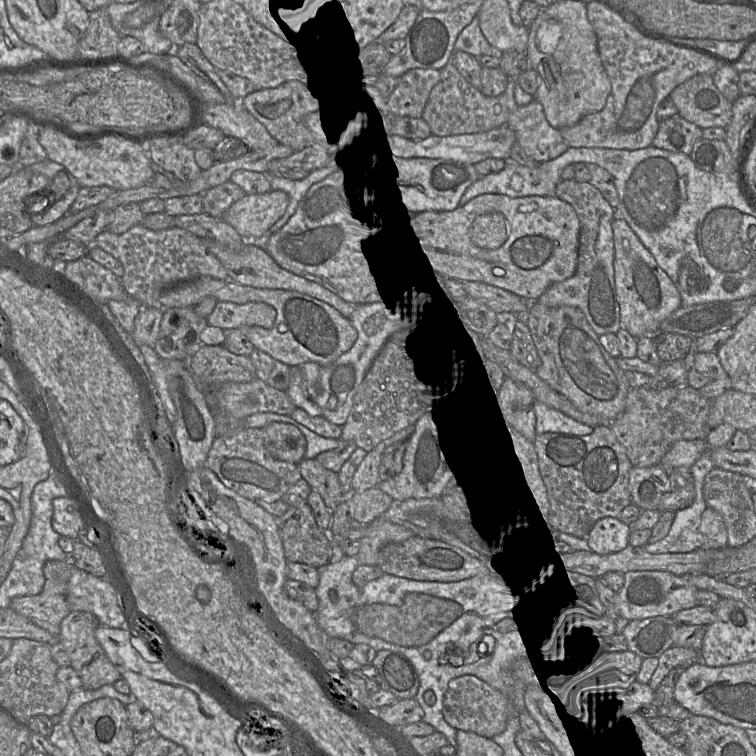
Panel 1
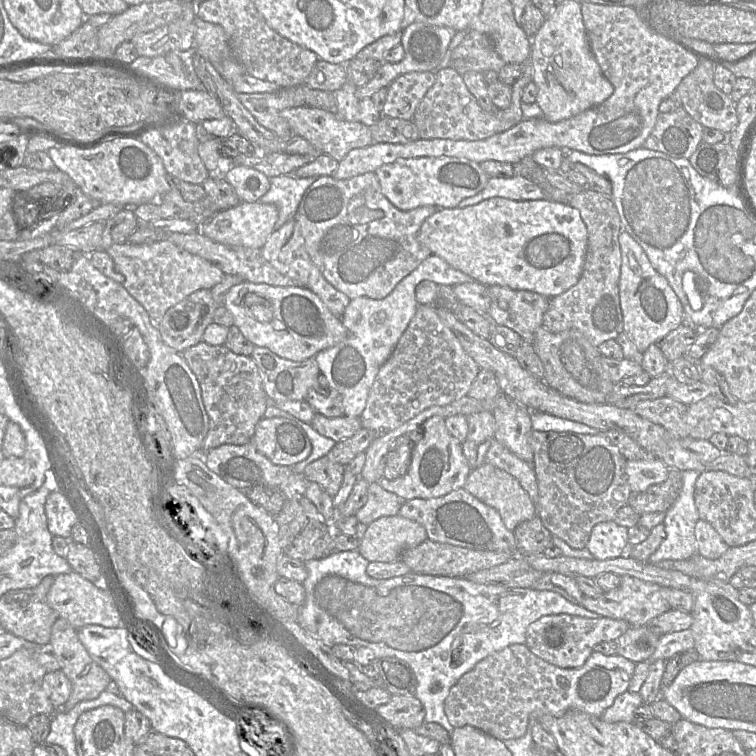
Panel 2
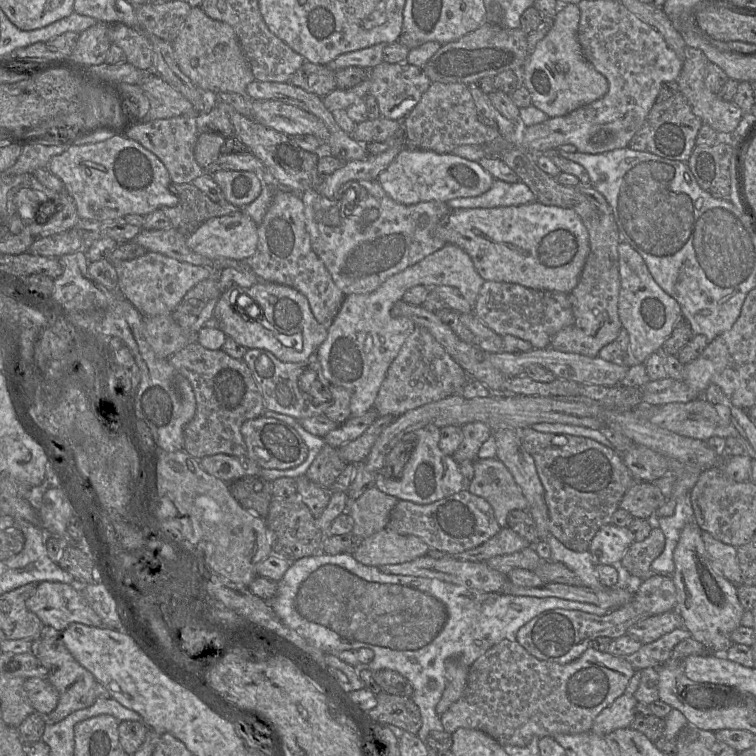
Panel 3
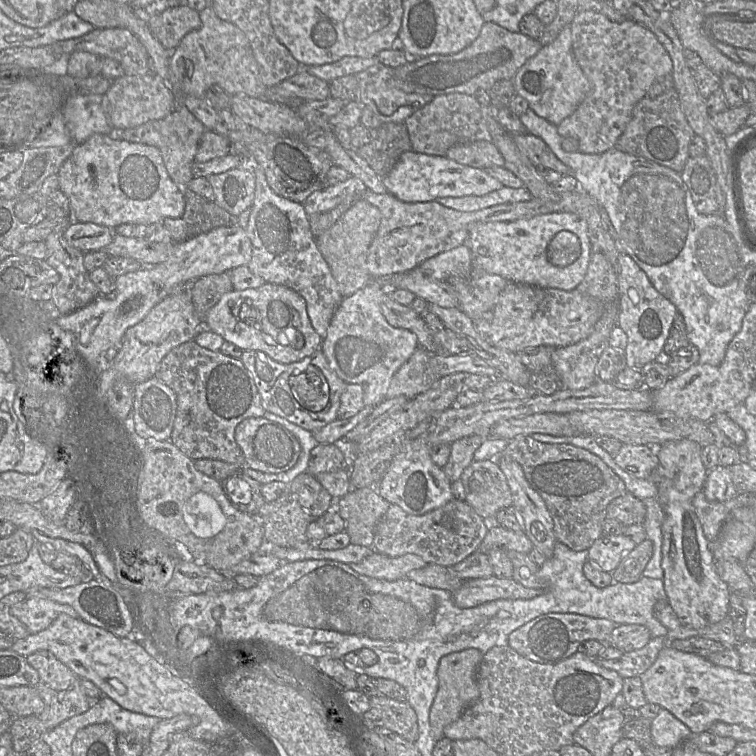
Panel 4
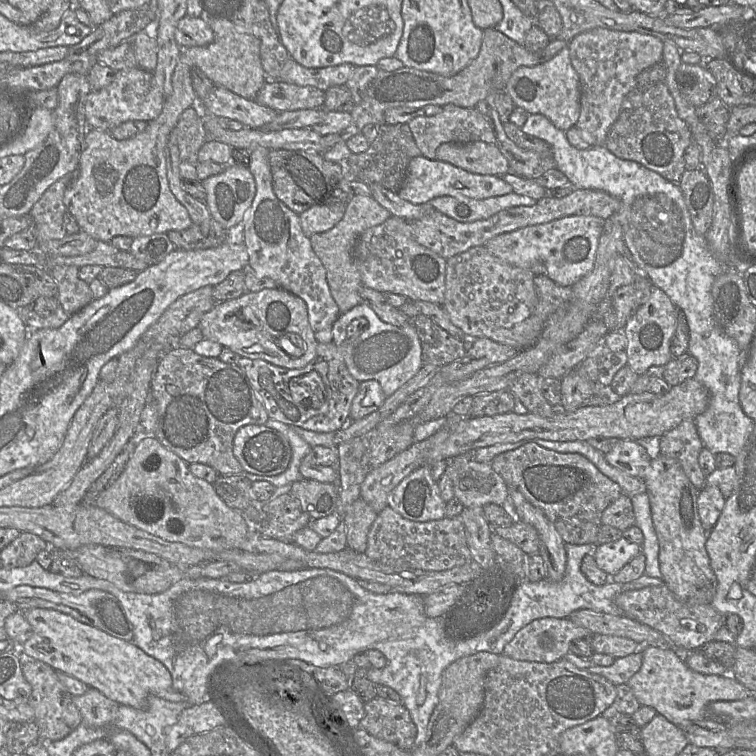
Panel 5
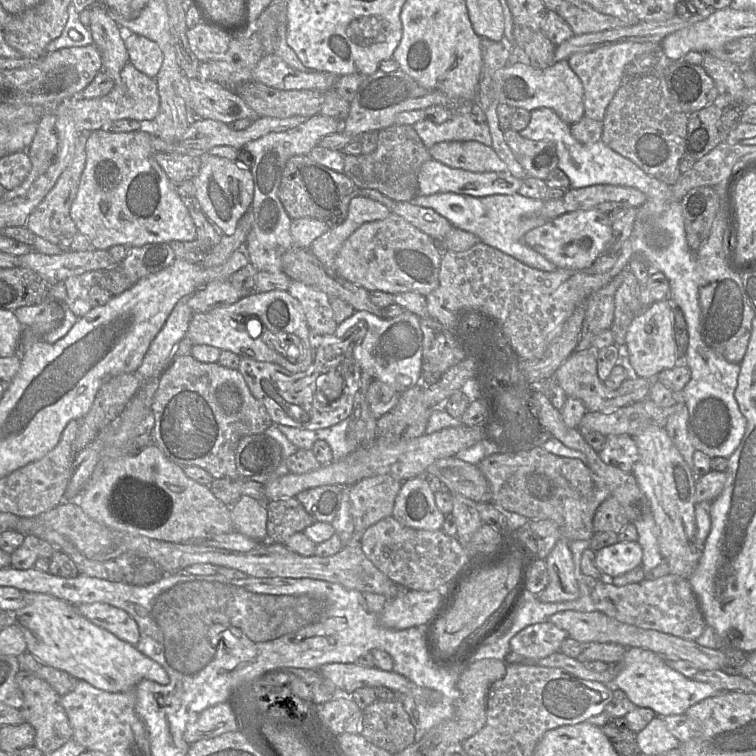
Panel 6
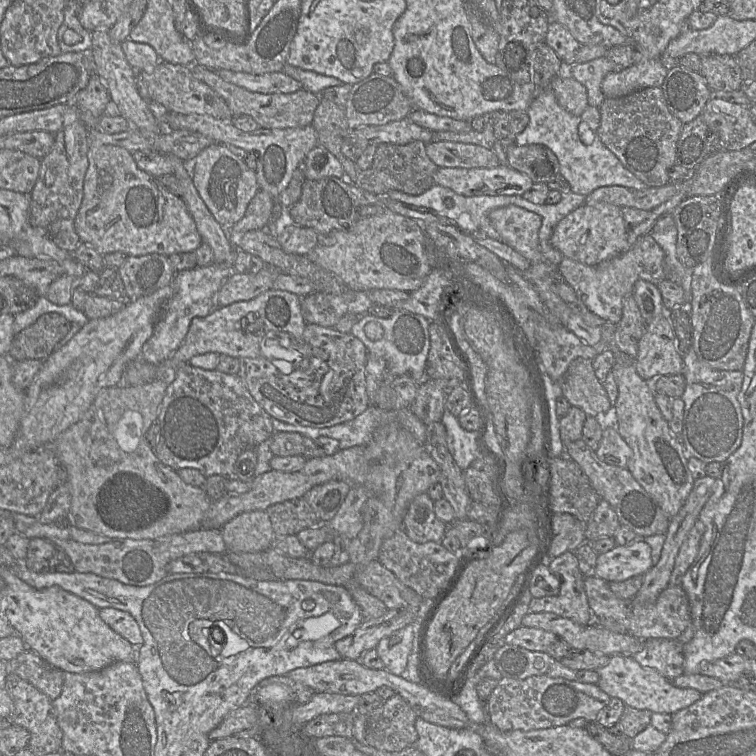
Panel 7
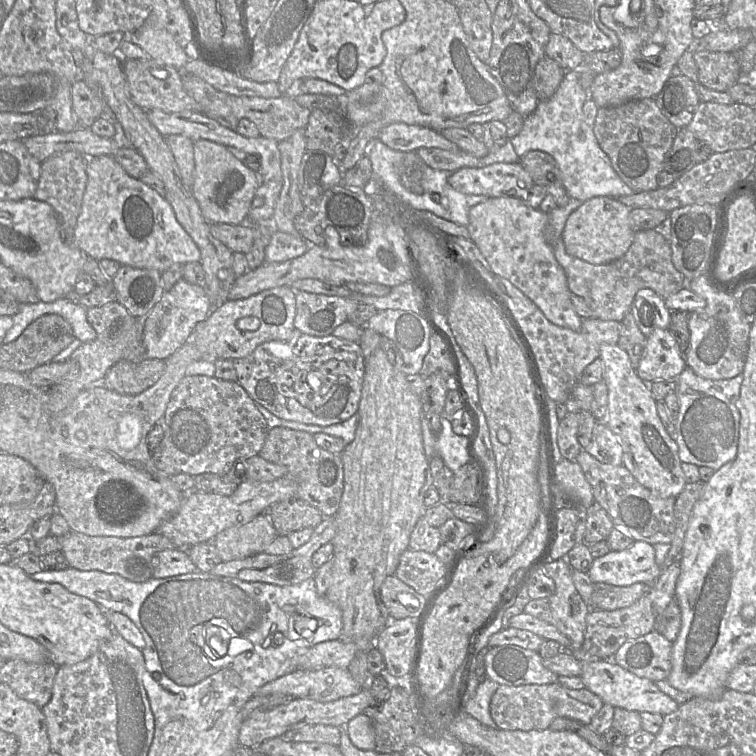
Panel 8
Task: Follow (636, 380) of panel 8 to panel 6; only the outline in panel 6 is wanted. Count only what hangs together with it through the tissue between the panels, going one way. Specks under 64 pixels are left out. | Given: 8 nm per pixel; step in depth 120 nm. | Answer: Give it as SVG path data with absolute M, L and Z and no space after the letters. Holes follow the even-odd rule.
M650 424L632 437L638 449L632 474L650 503L653 518L658 526L660 553L668 563L670 574L687 579L696 569L703 552L696 538L695 485L698 478L664 427Z

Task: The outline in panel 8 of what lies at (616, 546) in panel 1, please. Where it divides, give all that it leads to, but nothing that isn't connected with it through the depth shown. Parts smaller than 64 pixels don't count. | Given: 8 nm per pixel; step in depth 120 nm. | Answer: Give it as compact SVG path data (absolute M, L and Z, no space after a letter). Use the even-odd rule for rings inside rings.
M634 541L622 551L609 551L594 558L587 572L593 583L629 586L637 582L652 585L662 572L655 562L653 545Z

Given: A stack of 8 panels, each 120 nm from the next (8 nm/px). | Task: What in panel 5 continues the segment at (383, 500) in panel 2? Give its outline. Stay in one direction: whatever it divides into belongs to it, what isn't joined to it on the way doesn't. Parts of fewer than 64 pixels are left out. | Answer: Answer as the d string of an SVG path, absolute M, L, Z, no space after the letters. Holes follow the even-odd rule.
M362 498L354 501L342 521L346 524L347 546L356 552L364 553L367 548L367 535L378 513Z

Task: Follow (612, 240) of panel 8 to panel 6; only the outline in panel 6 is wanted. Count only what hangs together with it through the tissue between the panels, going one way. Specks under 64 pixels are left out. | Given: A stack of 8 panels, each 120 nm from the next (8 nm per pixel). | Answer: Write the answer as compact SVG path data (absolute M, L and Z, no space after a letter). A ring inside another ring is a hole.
M598 210L574 211L531 229L524 235L524 241L557 268L582 270L590 267L601 254L607 251L612 234L609 213Z

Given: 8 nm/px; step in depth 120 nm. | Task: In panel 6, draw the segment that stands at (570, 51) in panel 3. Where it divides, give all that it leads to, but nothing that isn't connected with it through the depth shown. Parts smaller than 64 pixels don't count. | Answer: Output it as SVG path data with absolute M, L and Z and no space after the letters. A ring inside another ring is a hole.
M561 60L546 69L534 69L523 63L508 64L497 70L492 78L500 103L530 112L538 108L550 108L570 126L584 117L583 85L570 68L568 60Z

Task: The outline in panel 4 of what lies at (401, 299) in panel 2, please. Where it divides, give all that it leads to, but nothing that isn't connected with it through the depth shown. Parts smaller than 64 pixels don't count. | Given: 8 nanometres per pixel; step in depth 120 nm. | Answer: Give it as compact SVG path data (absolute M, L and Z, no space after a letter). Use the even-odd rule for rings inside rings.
M467 244L440 253L422 262L418 267L423 274L440 281L467 275L474 264ZM371 280L364 288L353 295L343 298L334 314L328 333L322 341L320 349L328 360L331 369L347 384L360 384L364 388L364 404L367 407L376 407L385 400L387 390L394 374L407 362L419 347L417 336L402 328L391 326L381 311L381 301L385 293L389 293L389 284L386 280Z

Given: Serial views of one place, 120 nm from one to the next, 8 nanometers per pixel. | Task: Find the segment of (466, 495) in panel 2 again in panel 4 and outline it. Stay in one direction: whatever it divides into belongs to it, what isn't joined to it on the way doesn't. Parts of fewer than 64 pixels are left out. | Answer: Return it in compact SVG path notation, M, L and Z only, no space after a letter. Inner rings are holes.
M453 499L423 515L412 515L399 505L390 504L375 528L372 548L374 552L389 557L416 554L427 564L451 567L478 551L489 528L490 523L478 515L466 501Z

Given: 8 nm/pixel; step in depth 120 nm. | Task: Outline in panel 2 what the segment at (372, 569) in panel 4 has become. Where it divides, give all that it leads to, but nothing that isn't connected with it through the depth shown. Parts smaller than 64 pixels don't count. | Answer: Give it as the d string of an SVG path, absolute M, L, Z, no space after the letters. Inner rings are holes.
M398 514L384 516L368 525L358 551L368 562L394 562L400 559L405 550L416 547L427 539L426 529L420 523Z

